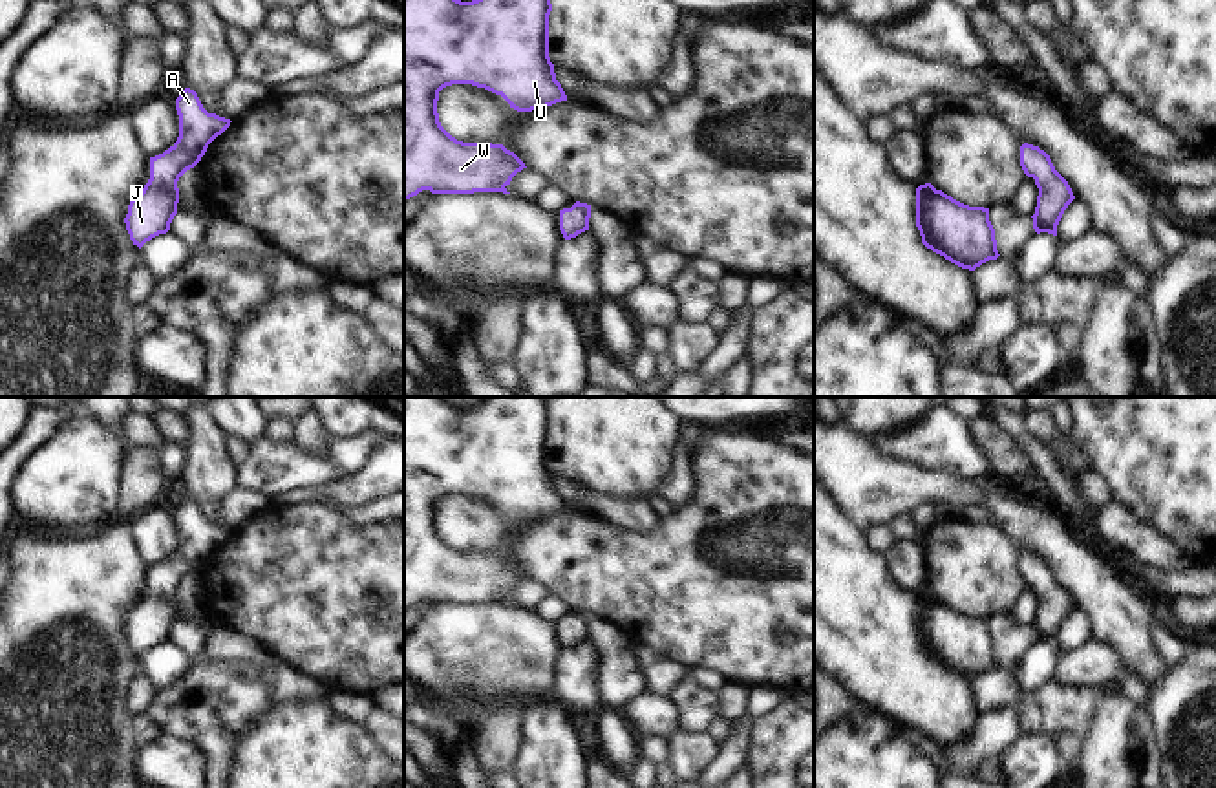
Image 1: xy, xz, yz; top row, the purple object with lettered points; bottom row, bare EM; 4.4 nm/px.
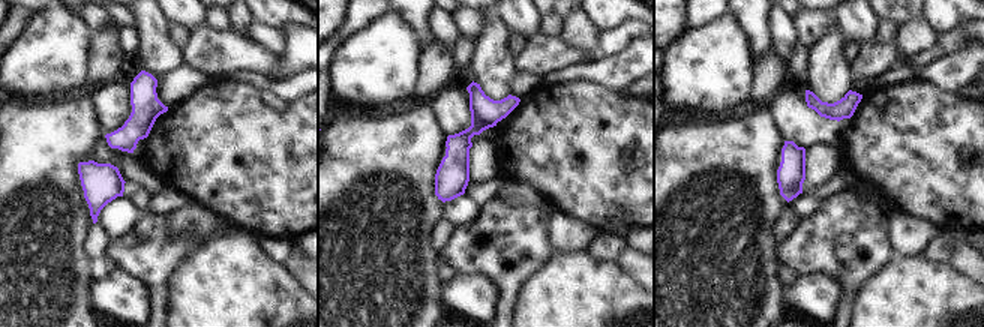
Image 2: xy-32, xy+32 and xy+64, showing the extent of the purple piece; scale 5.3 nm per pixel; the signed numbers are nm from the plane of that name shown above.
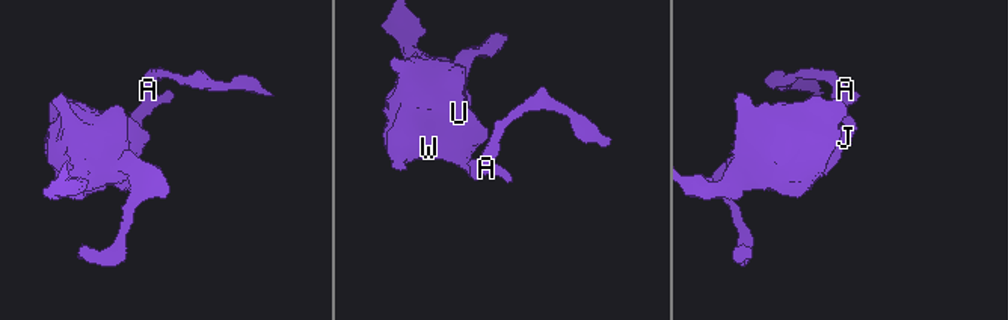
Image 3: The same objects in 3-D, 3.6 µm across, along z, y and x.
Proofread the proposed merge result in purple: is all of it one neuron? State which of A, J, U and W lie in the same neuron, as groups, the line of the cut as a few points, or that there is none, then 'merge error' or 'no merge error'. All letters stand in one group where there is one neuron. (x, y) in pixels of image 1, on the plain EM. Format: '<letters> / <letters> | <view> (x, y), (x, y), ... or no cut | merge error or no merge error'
A J U W | no cut | no merge error

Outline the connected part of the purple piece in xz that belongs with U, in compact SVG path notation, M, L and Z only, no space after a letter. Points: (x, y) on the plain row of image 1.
M404 397L404 611L422 600L432 603L503 602L525 572L503 554L463 552L439 532L439 501L452 494L472 494L501 505L510 517L532 521L567 510L549 466L549 424L545 397L488 397L472 411L450 406L443 397Z

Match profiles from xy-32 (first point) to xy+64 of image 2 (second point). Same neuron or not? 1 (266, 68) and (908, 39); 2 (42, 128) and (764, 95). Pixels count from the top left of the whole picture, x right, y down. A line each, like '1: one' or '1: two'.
1: two
2: two

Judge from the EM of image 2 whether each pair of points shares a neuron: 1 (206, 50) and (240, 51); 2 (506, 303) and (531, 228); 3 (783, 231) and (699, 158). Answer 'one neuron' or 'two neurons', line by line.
1: one neuron
2: one neuron
3: two neurons

